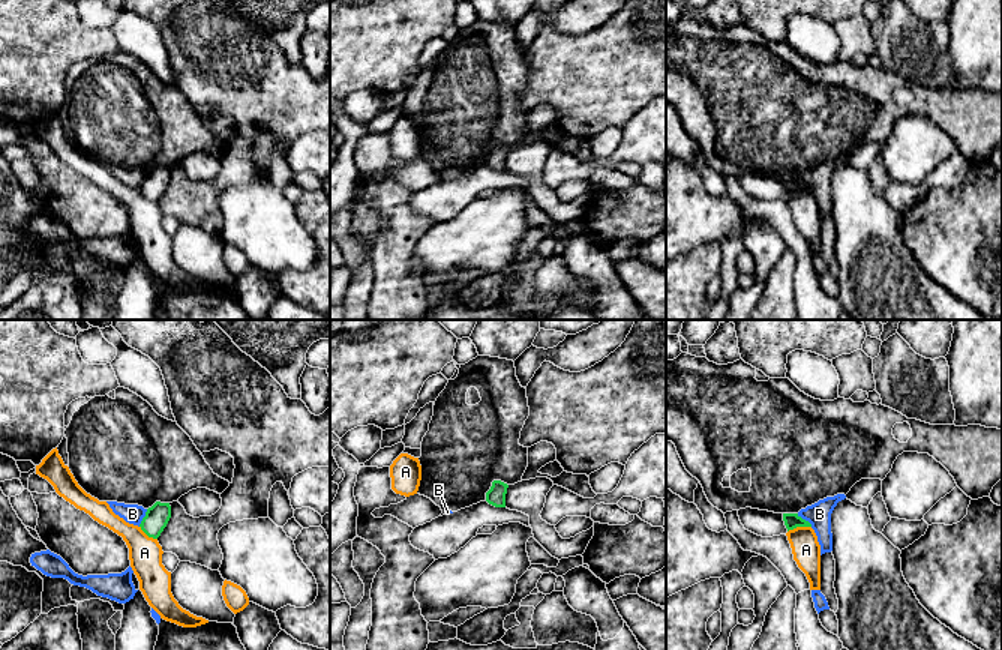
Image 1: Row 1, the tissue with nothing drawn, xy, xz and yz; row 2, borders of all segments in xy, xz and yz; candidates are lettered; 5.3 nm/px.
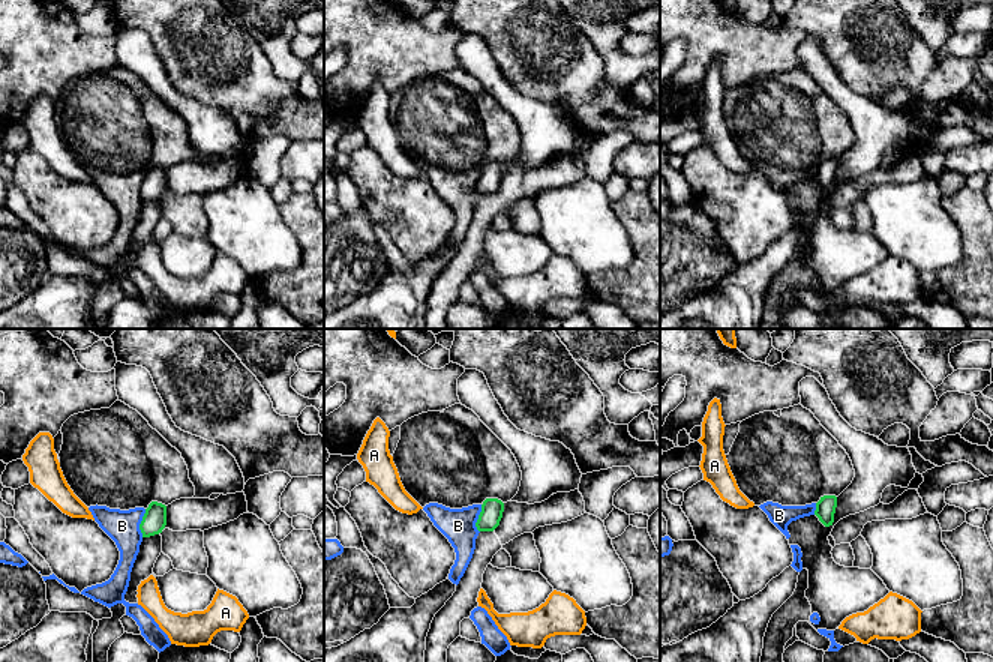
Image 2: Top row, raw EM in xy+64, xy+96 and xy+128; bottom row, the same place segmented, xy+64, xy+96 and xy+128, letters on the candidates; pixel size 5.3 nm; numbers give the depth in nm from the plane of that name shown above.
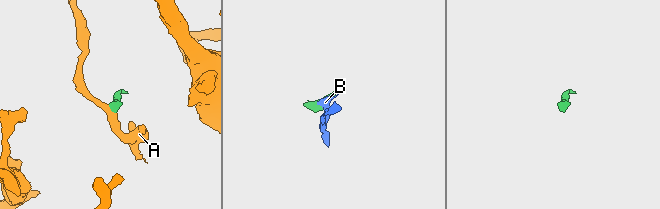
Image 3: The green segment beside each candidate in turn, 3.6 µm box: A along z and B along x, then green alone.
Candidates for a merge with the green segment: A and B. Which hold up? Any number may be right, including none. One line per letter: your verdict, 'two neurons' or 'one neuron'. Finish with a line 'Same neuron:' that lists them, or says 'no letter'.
A: two neurons
B: two neurons
Same neuron: no letter

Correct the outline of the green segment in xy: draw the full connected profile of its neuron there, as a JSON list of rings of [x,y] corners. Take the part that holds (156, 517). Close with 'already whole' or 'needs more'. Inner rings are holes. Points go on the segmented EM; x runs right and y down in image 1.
[[[156,501],[147,509],[140,527],[141,530],[153,539],[158,539],[171,518],[170,503]]] | already whole

